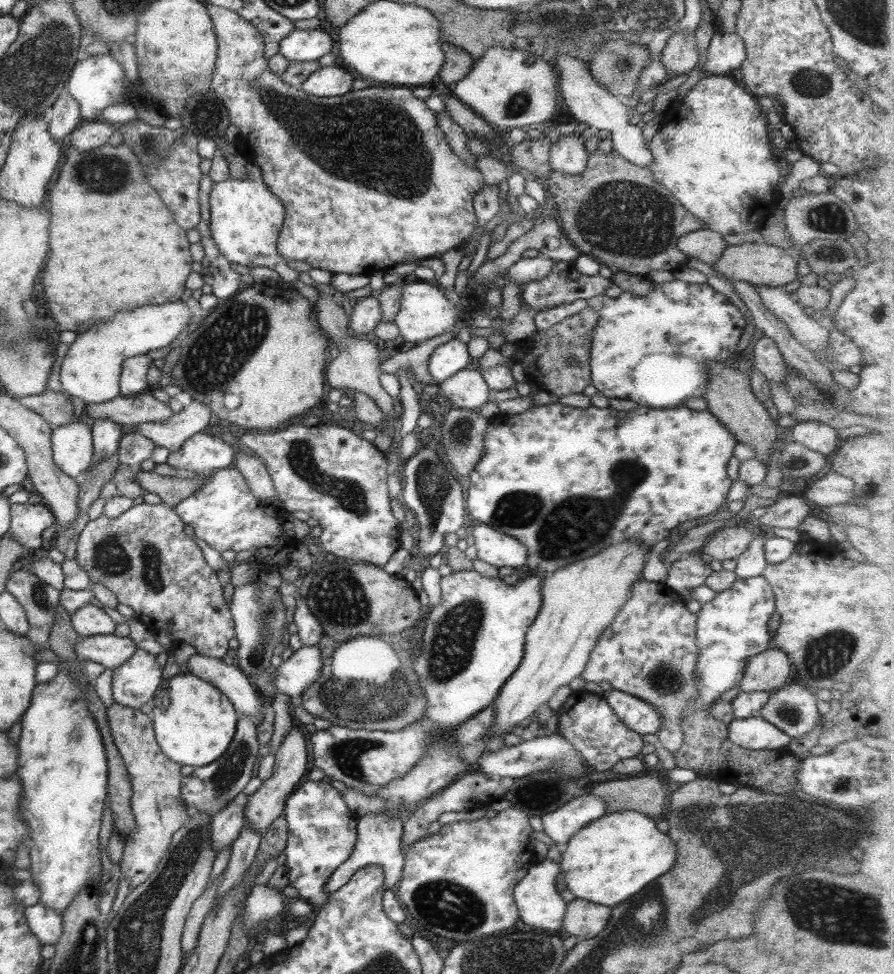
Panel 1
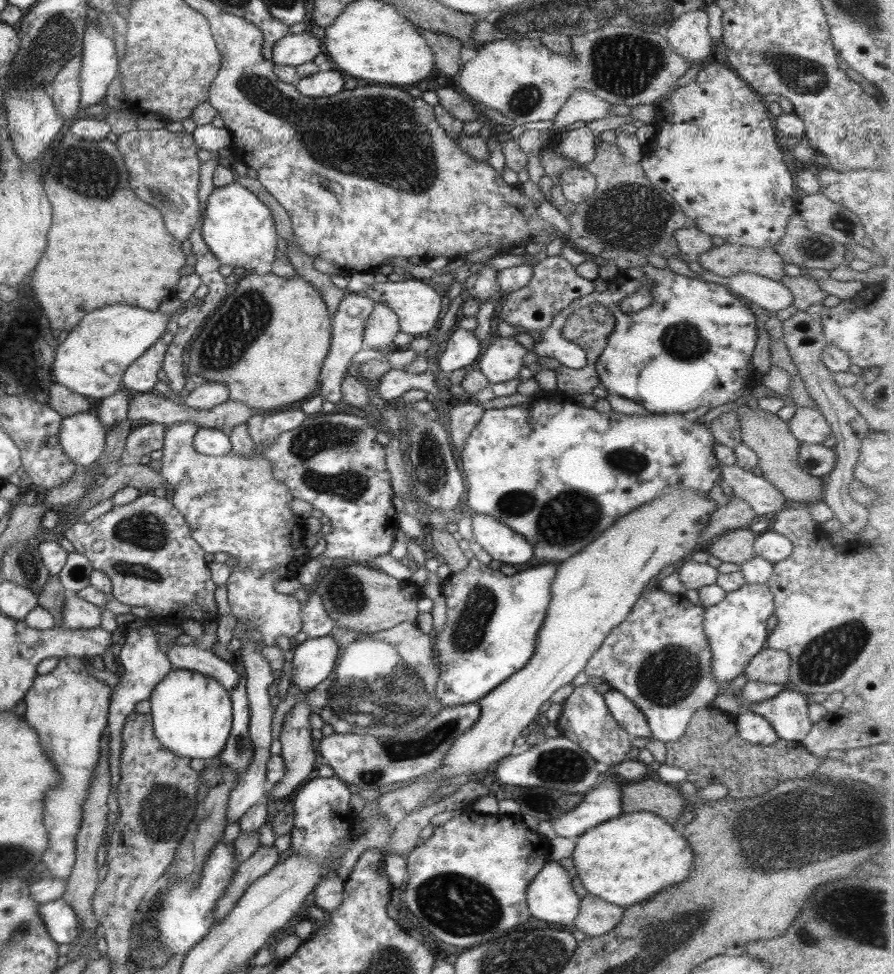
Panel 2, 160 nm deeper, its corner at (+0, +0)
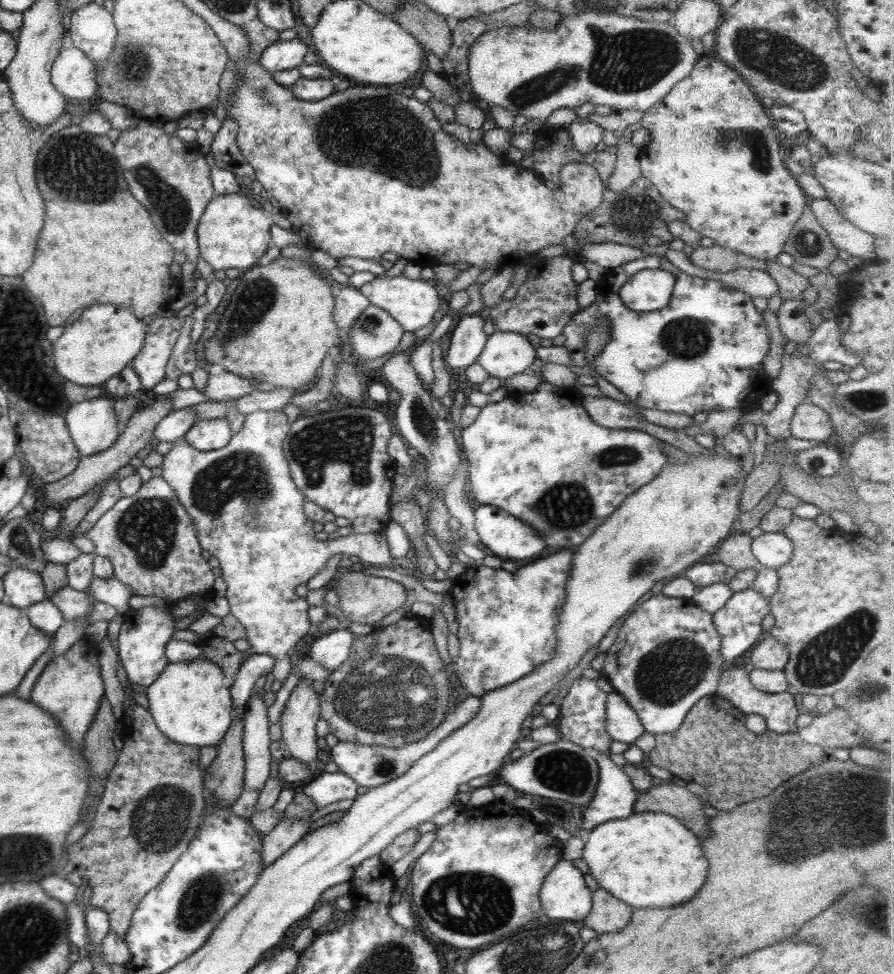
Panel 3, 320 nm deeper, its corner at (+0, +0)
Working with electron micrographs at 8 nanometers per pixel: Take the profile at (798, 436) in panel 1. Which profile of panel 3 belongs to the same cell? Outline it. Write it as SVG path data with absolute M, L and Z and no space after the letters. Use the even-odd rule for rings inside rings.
M803 402L795 408L789 422L789 434L792 438L821 443L832 439L831 421L821 408Z

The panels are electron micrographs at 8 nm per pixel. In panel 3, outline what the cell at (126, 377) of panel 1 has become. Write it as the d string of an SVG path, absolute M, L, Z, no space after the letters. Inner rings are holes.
M155 317L146 325L146 334L139 352L130 360L130 365L138 374L143 389L152 389L164 378L171 351L181 330L177 317Z

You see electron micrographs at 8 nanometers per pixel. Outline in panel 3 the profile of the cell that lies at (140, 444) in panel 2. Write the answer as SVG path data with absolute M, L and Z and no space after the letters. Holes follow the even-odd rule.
M193 407L179 408L163 417L155 431L153 431L153 440L161 442L179 442L184 439L187 430L195 423L195 412Z

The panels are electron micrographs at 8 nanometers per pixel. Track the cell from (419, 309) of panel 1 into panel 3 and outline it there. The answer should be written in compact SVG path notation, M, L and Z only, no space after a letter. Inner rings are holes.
M402 274L394 277L375 276L370 282L359 286L358 291L367 298L370 305L390 314L405 332L413 332L429 324L435 311L443 304L432 282L420 278L409 279Z

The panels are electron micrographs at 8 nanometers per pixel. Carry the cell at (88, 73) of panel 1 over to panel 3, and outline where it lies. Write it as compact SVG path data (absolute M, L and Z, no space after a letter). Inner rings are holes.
M93 1L84 4L68 18L67 44L82 50L96 70L111 52L116 34L113 24L112 16L103 5Z

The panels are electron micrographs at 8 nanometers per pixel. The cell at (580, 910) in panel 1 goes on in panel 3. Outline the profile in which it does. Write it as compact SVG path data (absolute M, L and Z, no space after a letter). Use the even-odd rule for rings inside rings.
M595 890L591 894L591 909L582 921L583 926L597 934L614 933L621 930L632 917L631 908L621 900L609 896L605 890Z

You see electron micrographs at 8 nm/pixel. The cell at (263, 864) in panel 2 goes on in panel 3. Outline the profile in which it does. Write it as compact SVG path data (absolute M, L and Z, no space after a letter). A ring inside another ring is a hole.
M283 818L262 837L260 859L265 866L279 858L288 848L297 844L309 828L306 819Z

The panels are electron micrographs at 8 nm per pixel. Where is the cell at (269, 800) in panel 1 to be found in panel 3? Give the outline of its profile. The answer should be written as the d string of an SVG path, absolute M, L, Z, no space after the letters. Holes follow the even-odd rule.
M299 678L284 703L279 717L281 742L285 752L304 765L321 757L315 745L315 722L320 717L319 695L311 688L310 680Z

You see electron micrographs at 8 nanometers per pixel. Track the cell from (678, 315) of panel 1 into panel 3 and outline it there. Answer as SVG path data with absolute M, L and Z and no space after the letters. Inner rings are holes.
M645 255L641 260L634 259L621 264L621 272L625 276L631 276L641 268L661 268L674 276L673 290L665 308L653 312L635 312L625 308L621 299L617 298L617 268L606 270L596 281L594 301L585 309L577 310L562 328L561 334L565 337L562 346L568 350L572 364L581 367L586 364L587 368L613 384L619 392L623 392L627 400L639 408L684 414L688 417L693 417L697 412L733 409L741 413L753 412L760 399L769 394L769 378L762 362L770 349L770 342L763 317L753 307L750 296L717 280L689 276L665 257ZM598 318L608 320L609 340L586 362L584 338Z

